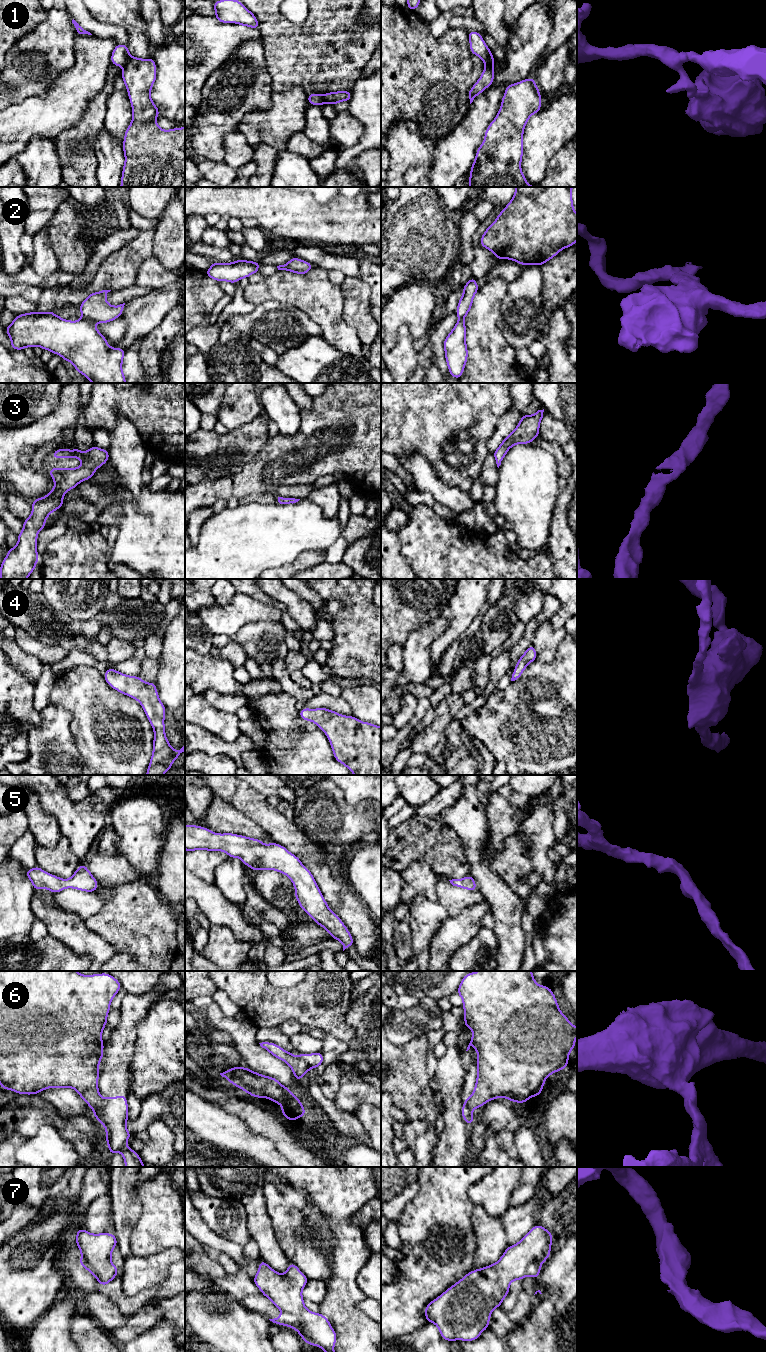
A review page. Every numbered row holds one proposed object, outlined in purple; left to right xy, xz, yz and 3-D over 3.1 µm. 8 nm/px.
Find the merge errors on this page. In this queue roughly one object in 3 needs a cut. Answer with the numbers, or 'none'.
1, 2, 6, 7

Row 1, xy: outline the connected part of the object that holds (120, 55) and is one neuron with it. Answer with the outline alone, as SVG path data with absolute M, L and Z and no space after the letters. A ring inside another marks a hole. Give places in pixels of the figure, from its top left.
M117 44L111 54L111 63L115 66L124 67L130 57L128 45Z

